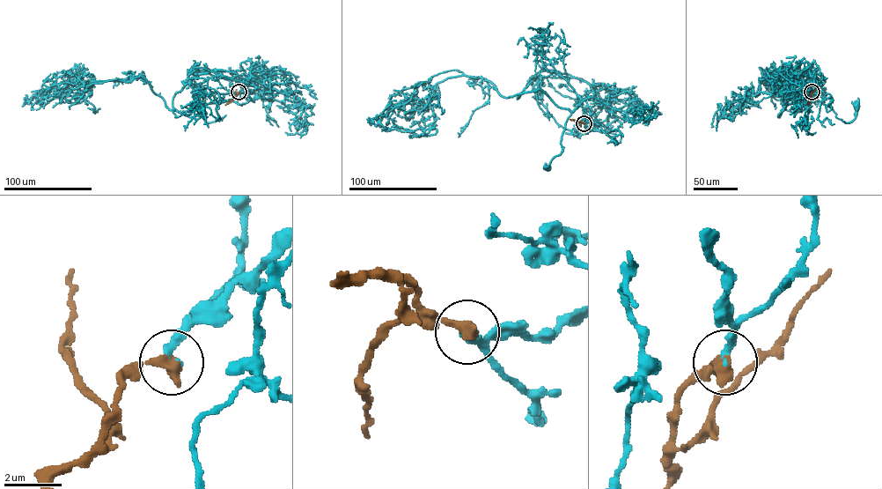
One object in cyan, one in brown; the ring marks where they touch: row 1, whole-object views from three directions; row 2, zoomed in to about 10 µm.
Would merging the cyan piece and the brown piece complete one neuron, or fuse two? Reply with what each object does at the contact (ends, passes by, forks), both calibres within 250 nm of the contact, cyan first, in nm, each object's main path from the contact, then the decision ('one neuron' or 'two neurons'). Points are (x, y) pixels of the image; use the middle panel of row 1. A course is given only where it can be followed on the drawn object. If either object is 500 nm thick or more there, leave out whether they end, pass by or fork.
cyan ends there; brown ends there; 240 nm thick on the cyan side, 480 nm on the other; cyan runs (584, 123), (590, 122), (588, 120), (598, 124), (577, 105), (567, 118), (561, 143), (562, 151), (546, 167); brown runs (584, 123), (569, 119); one neuron

